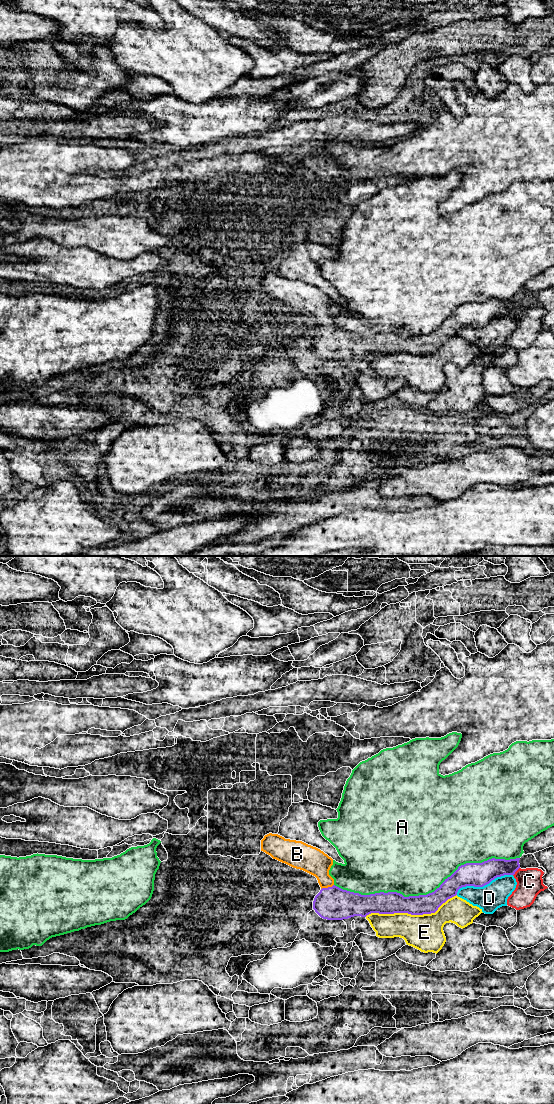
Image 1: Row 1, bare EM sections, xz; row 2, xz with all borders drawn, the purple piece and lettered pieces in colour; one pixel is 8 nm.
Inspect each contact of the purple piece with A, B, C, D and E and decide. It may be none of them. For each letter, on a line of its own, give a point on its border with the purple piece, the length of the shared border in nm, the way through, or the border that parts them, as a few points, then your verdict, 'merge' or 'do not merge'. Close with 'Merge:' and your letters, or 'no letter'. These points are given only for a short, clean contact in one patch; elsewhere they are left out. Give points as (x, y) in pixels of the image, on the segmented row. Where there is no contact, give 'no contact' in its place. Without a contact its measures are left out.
A: xz (427, 894) | 1500 nm | do not merge
B: xz (328, 887) | 110 nm | across xz (333, 903), (328, 887), (319, 866), (314, 861) | merge
C: xz (516, 870) | 90 nm | do not merge
D: xz (483, 885) | 480 nm | do not merge
E: xz (410, 913) | 750 nm | do not merge
Merge: B

